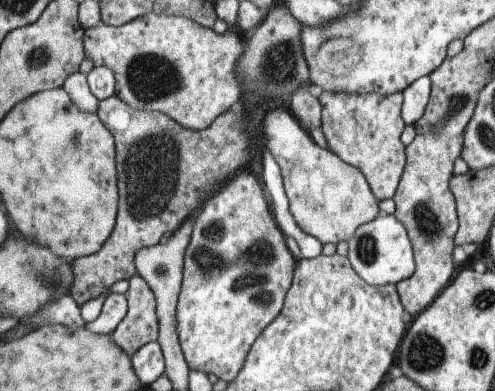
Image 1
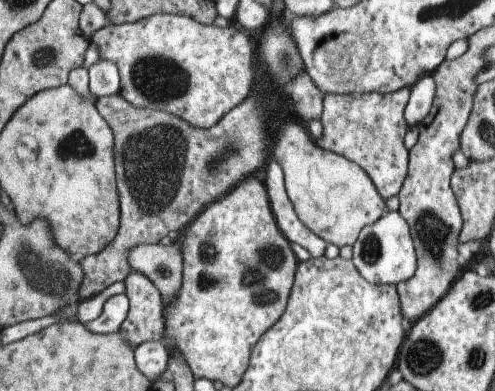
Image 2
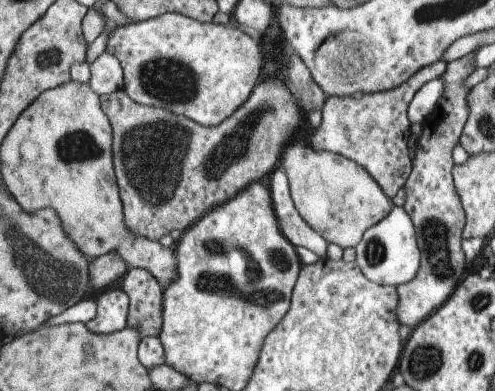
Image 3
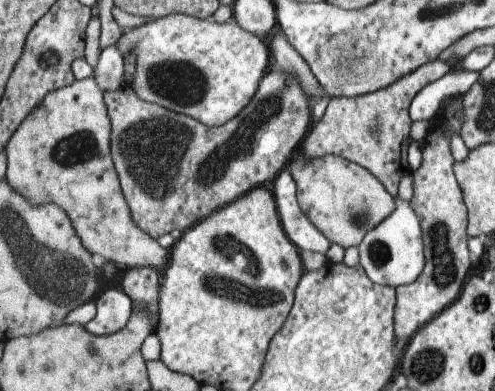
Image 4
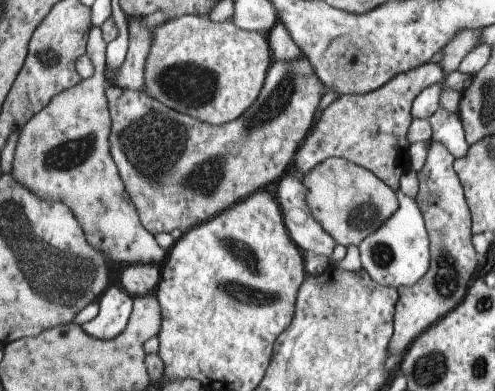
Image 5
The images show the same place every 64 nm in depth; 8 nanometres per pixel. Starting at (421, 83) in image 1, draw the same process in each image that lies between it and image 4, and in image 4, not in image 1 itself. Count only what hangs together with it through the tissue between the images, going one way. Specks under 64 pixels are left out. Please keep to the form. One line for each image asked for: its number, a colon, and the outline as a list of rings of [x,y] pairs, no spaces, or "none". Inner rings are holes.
2: [[[433,76],[421,78],[419,82],[415,82],[415,86],[411,88],[411,96],[409,102],[405,106],[405,122],[409,124],[409,128],[419,126],[419,122],[425,120],[425,116],[429,114],[431,106],[433,106],[433,98],[435,98],[435,80]]]
3: [[[437,78],[437,80],[431,80],[427,84],[423,84],[413,100],[409,102],[407,106],[407,118],[411,124],[425,124],[425,120],[429,118],[429,114],[435,110],[439,98],[443,98],[443,92],[445,92],[445,82],[443,78]]]
4: [[[449,70],[437,82],[425,86],[415,94],[409,106],[409,116],[413,122],[429,122],[437,110],[441,110],[443,98],[463,96],[479,78],[479,72],[453,72]]]

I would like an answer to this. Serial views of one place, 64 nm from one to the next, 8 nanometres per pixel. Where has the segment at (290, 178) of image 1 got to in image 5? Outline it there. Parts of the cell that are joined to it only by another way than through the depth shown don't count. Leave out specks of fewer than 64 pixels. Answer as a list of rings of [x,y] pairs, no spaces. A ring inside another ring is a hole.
[[[327,158],[315,166],[311,174],[303,176],[303,186],[307,188],[307,206],[311,208],[313,218],[337,242],[337,246],[359,246],[399,210],[399,196],[395,190],[365,168],[343,158]]]

